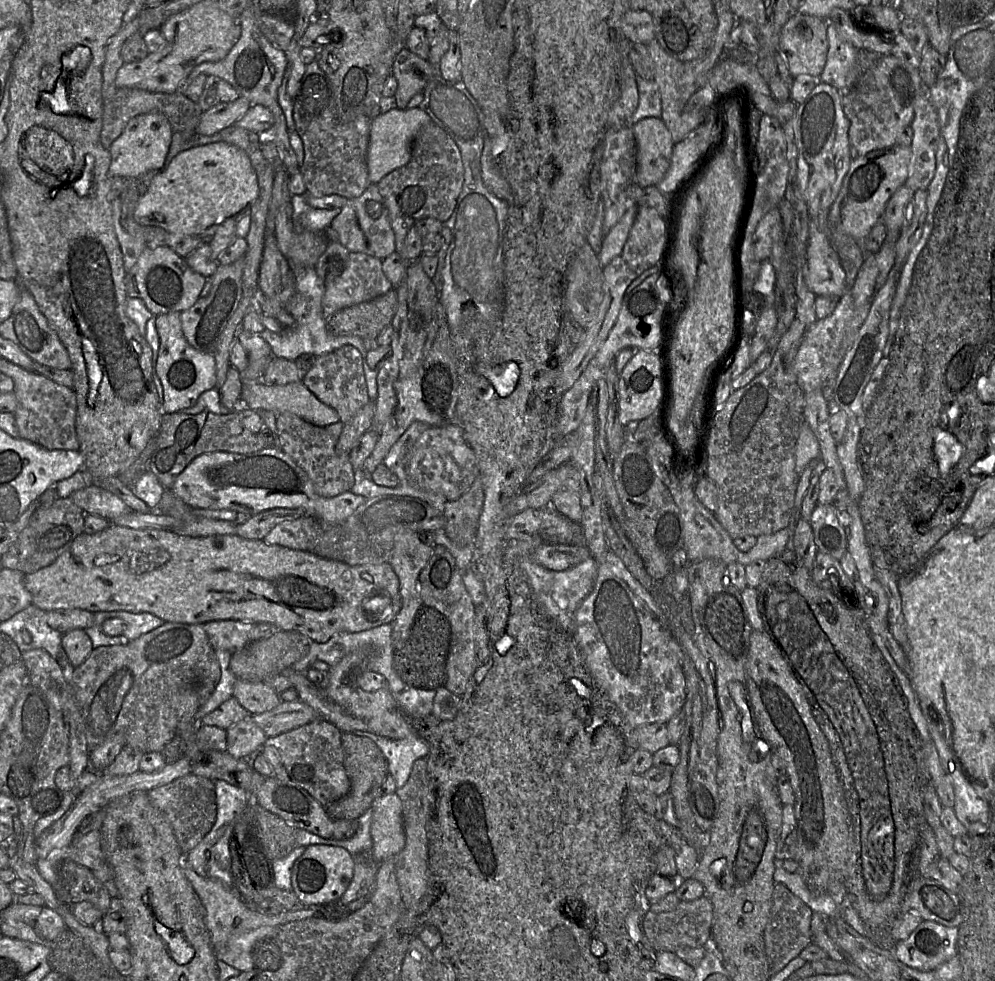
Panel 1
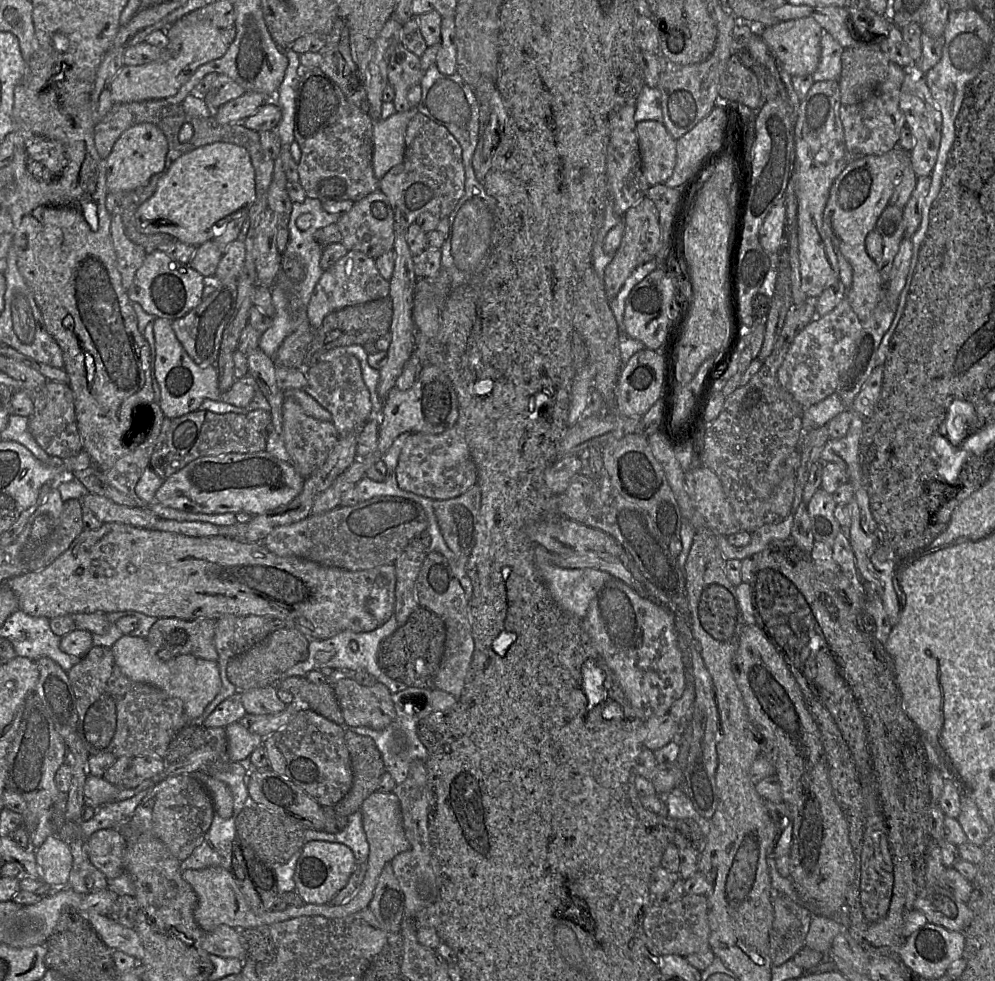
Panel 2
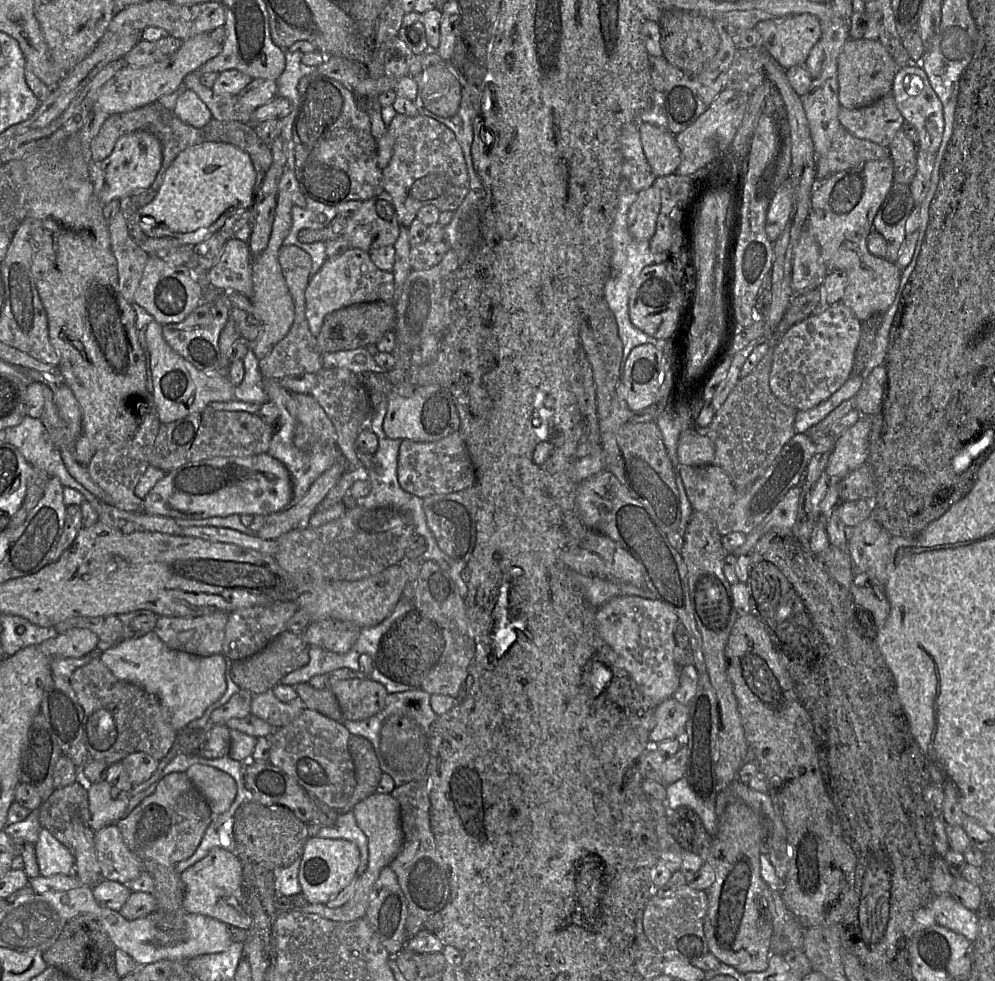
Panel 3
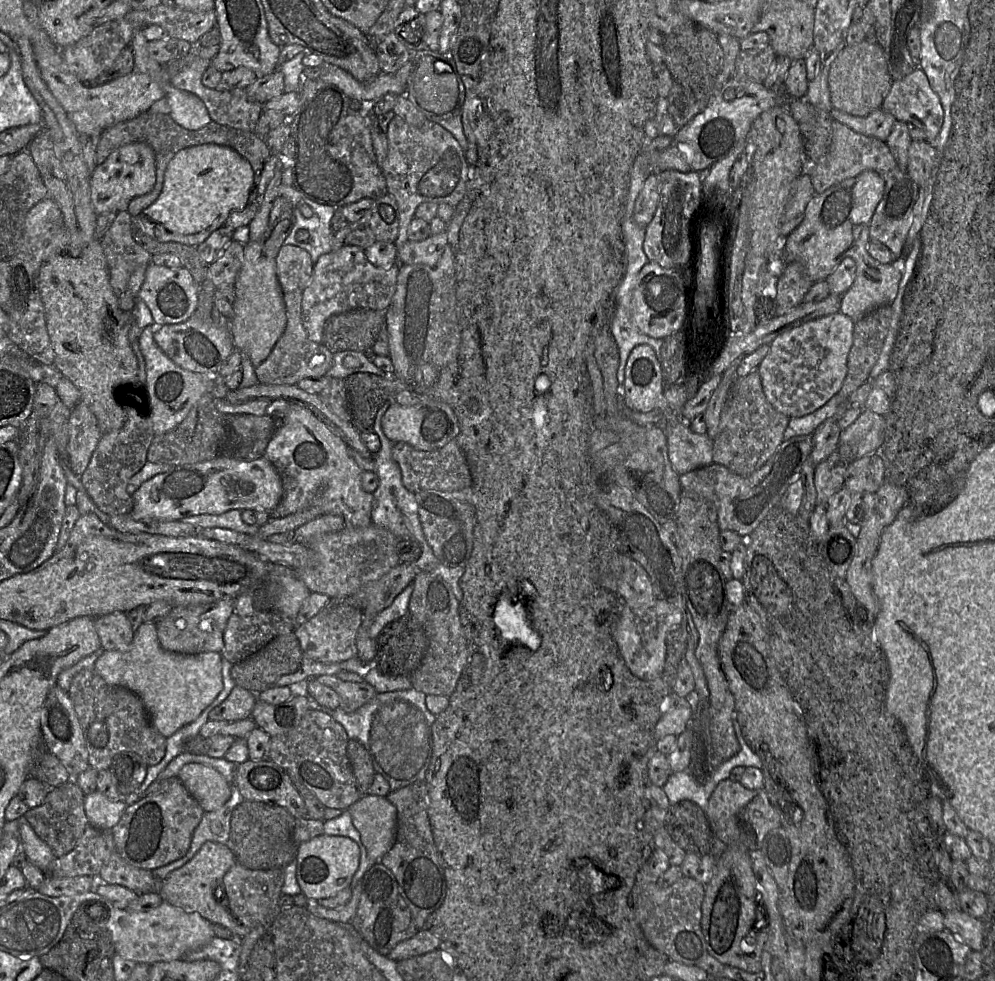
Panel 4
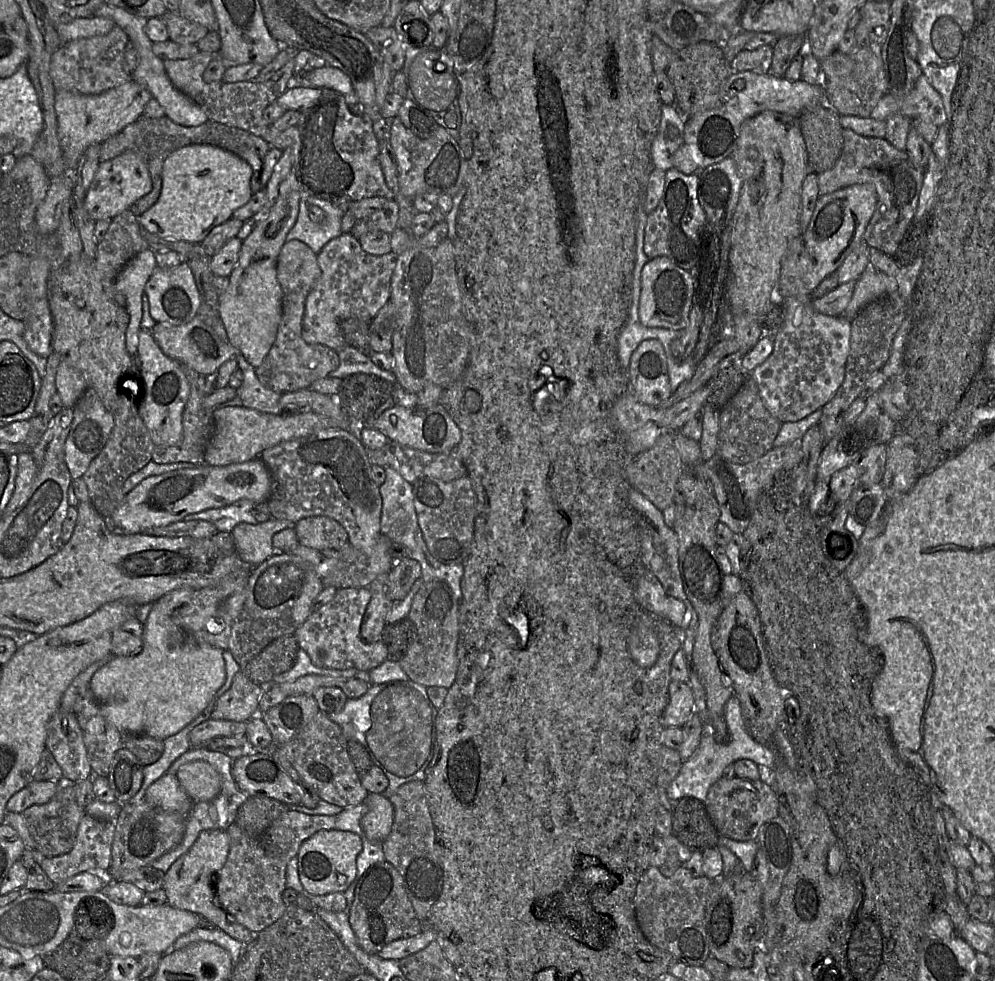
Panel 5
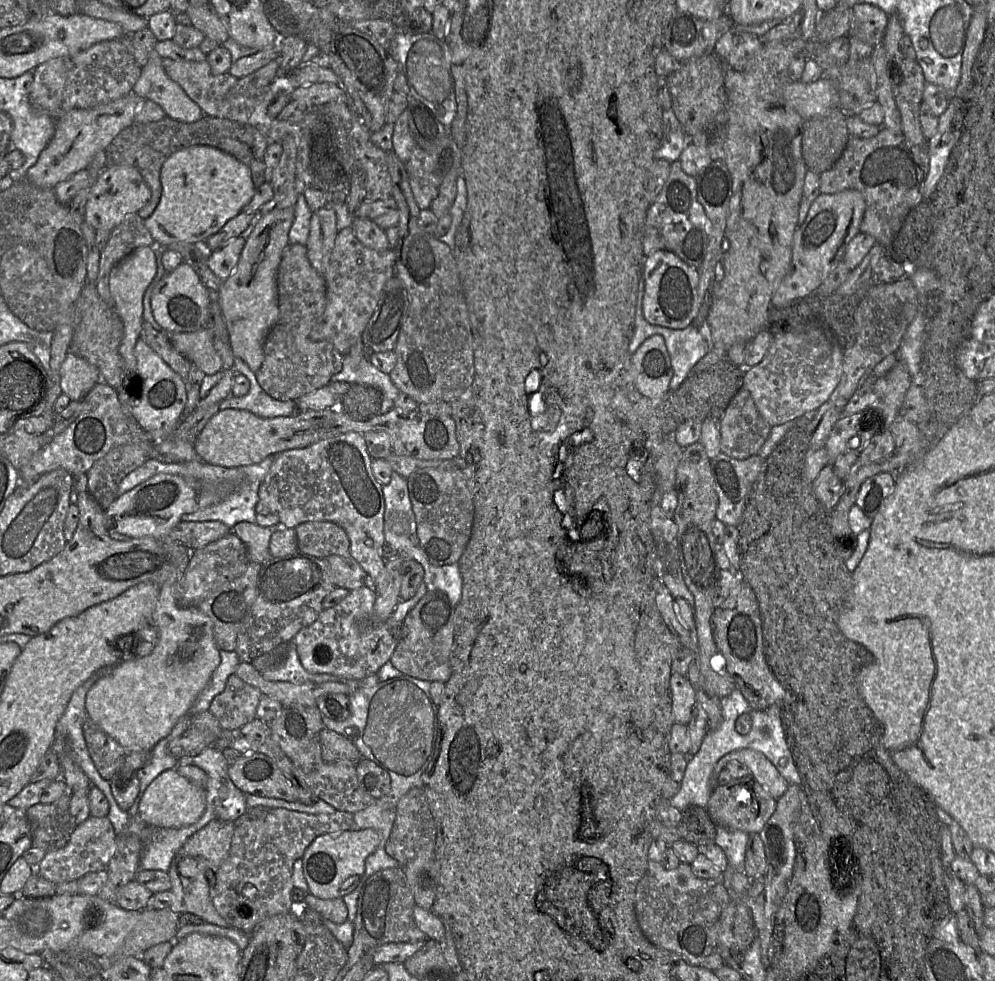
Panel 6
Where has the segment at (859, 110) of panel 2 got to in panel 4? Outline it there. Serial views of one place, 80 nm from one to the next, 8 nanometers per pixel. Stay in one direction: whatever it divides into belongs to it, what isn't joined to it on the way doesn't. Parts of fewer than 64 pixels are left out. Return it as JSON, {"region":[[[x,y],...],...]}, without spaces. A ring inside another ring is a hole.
{"region":[[[832,108],[830,115],[833,120],[846,125],[853,131],[875,137],[886,142],[897,119],[890,113],[879,108],[865,117],[858,117],[847,114],[838,109]]]}

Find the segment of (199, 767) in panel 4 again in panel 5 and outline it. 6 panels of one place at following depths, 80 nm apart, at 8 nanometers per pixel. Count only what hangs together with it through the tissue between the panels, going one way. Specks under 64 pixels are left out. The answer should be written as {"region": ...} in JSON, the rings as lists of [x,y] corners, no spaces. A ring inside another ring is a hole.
{"region":[[[204,761],[181,765],[176,777],[193,802],[211,801],[221,791],[219,773]]]}

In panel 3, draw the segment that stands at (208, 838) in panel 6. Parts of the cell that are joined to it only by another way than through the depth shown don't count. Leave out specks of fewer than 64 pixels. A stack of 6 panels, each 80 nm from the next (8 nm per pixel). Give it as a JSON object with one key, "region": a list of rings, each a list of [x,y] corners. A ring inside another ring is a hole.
{"region":[[[213,848],[203,859],[181,872],[180,878],[185,885],[183,909],[186,912],[205,915],[241,929],[251,927],[242,865],[236,854],[224,848]]]}

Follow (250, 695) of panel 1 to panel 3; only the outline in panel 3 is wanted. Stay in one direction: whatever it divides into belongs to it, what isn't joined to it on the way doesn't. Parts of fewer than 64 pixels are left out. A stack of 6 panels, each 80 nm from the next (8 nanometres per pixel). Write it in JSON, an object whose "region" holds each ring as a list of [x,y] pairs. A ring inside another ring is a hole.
{"region":[[[273,690],[254,694],[251,702],[251,714],[268,722],[275,729],[291,723],[304,709],[307,708],[299,697],[288,703],[283,703],[276,698]]]}

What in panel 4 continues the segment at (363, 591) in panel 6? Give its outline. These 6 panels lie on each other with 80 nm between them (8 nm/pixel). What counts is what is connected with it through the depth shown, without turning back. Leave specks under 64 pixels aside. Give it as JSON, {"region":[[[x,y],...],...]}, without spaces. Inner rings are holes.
{"region":[[[330,599],[329,603],[315,616],[295,628],[304,653],[315,661],[339,663],[358,656],[356,637],[363,621],[363,612],[344,599]]]}

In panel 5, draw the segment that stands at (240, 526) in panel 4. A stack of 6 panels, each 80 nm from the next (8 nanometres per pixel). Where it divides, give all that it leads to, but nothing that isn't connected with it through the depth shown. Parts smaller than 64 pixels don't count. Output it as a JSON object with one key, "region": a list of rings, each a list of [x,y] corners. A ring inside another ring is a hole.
{"region":[[[249,499],[238,500],[222,508],[207,509],[183,518],[186,521],[204,520],[215,525],[217,530],[231,532],[240,523],[258,524],[252,515],[256,503]]]}

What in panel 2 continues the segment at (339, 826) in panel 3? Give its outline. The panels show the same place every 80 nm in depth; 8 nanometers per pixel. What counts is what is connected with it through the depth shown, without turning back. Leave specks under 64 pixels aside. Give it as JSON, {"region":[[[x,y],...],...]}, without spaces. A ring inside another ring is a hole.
{"region":[[[360,811],[348,817],[348,825],[340,833],[332,834],[324,830],[316,831],[307,829],[305,832],[305,842],[316,840],[344,844],[353,851],[358,863],[366,863],[368,861],[369,843],[363,827],[363,817]]]}

